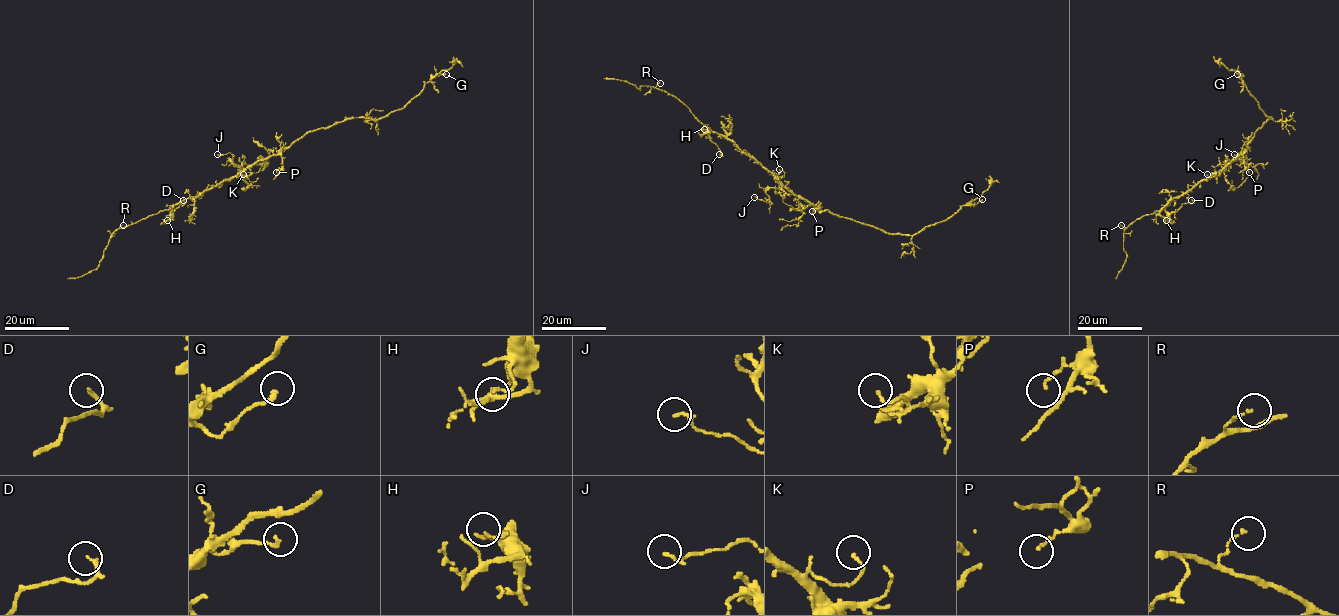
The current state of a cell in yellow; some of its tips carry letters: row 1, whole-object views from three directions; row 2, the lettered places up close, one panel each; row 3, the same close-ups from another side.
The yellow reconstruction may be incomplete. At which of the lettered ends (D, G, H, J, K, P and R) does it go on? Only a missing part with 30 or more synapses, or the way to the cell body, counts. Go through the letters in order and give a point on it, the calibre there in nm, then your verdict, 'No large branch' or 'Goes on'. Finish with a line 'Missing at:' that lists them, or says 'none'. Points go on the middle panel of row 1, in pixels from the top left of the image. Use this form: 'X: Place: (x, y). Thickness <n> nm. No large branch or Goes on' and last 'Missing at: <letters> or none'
D: Place: (719, 154). Thickness 150 nm. No large branch
G: Place: (982, 199). Thickness 170 nm. No large branch
H: Place: (704, 129). Thickness 120 nm. No large branch
J: Place: (754, 197). Thickness 150 nm. No large branch
K: Place: (779, 169). Thickness 110 nm. No large branch
P: Place: (812, 211). Thickness 110 nm. No large branch
R: Place: (660, 83). Thickness 120 nm. No large branch
Missing at: none

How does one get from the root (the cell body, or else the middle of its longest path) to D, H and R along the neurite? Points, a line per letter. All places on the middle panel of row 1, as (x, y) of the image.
D: (791, 193), (734, 142), (709, 128), (709, 136), (722, 155), (719, 154)
H: (791, 193), (734, 142), (709, 128), (704, 129)
R: (791, 193), (734, 142), (704, 125), (676, 98), (658, 90), (656, 86), (660, 83)

